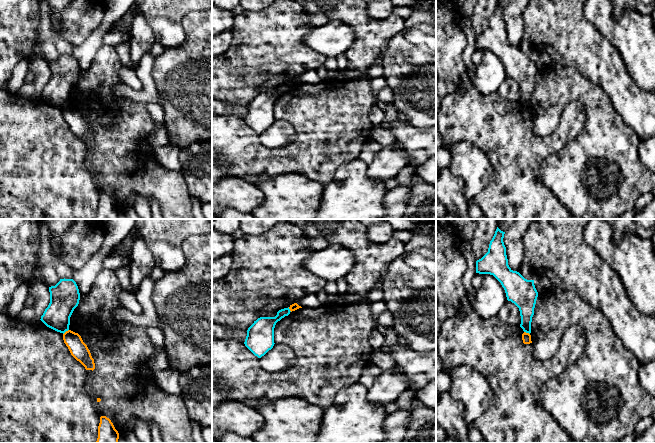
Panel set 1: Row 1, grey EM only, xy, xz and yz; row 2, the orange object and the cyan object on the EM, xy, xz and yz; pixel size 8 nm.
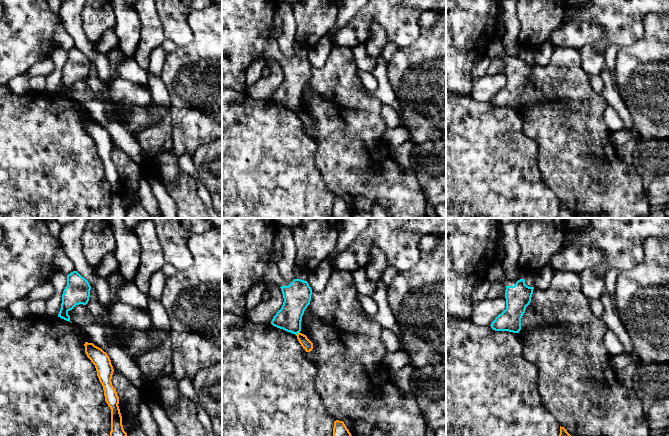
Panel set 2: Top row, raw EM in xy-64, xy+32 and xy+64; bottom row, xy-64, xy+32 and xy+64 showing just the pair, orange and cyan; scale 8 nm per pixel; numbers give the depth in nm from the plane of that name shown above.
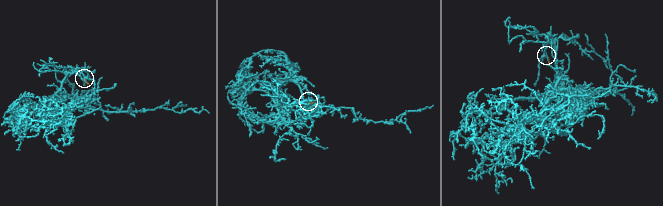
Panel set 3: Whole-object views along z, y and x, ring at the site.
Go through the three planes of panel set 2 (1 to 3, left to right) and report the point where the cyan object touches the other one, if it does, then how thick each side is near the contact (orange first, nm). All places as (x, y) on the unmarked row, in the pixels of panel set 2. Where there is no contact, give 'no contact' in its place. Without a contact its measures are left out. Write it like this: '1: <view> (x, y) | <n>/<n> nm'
1: no contact
2: xy+32 (297, 110) | 80/200 nm
3: no contact

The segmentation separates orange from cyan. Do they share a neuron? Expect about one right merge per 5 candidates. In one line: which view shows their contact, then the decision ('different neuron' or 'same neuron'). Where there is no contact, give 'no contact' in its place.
meets orange in xy; different neuron

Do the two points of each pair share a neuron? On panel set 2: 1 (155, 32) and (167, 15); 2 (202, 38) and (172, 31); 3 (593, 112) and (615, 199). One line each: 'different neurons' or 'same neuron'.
1: different neurons
2: different neurons
3: same neuron

